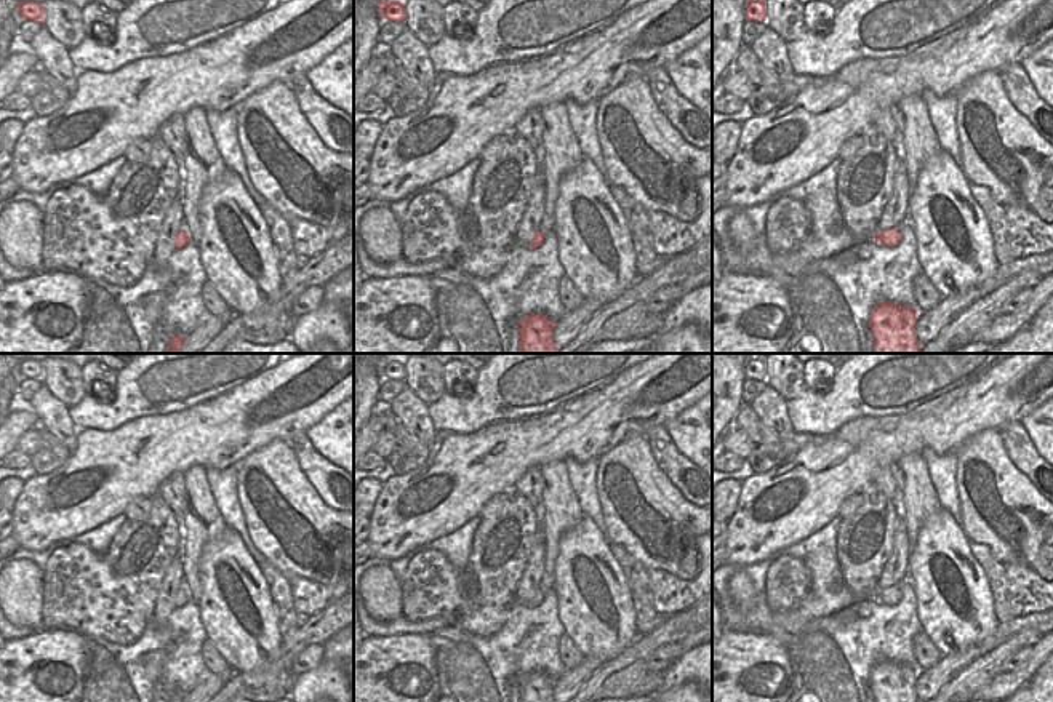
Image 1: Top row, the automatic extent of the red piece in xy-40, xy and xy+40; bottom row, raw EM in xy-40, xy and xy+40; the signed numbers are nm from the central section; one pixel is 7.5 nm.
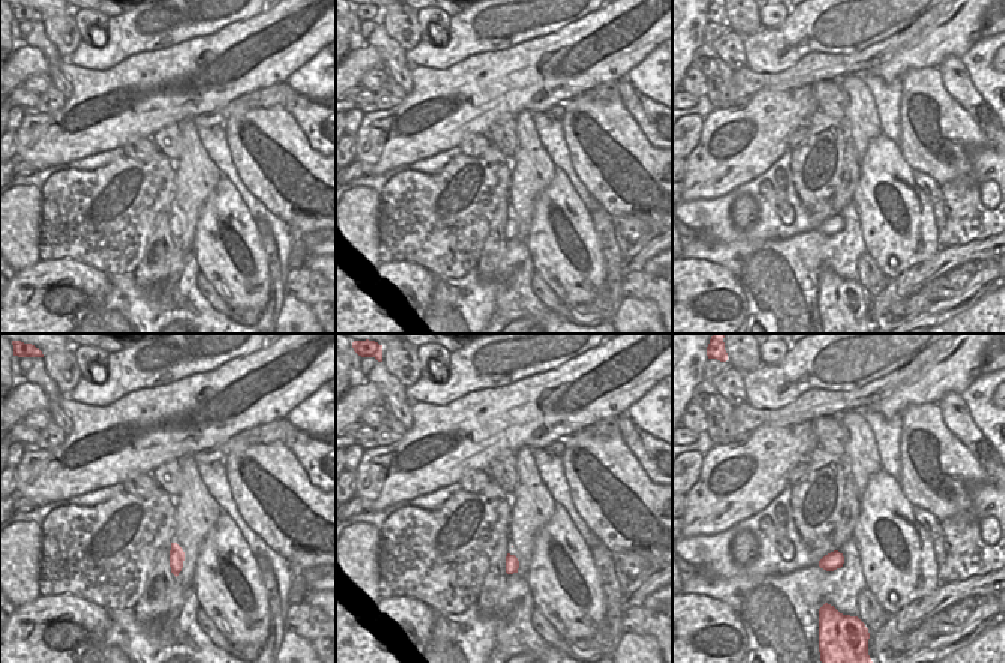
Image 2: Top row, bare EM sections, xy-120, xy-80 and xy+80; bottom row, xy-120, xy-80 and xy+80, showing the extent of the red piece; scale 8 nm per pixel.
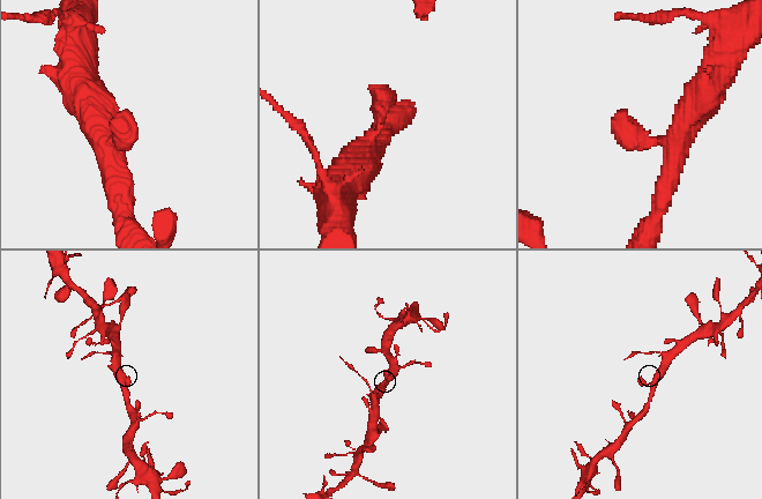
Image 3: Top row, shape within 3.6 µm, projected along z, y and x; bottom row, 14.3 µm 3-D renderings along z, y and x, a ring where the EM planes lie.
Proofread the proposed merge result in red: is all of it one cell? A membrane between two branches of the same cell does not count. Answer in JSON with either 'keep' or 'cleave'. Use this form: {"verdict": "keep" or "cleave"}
{"verdict": "keep"}

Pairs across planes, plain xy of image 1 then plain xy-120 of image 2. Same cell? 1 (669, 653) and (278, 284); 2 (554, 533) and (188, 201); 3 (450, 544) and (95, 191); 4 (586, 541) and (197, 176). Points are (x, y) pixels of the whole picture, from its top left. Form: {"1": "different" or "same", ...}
{"1": "different", "2": "same", "3": "different", "4": "different"}

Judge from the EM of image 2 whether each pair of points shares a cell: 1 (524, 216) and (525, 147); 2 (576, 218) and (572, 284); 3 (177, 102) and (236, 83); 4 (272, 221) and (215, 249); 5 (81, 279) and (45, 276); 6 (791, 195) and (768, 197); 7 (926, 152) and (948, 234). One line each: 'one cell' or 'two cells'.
1: one cell
2: one cell
3: one cell
4: two cells
5: one cell
6: one cell
7: two cells

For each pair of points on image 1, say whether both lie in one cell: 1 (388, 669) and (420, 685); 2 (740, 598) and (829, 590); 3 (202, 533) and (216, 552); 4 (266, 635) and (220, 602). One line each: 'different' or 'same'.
1: same
2: different
3: different
4: same

